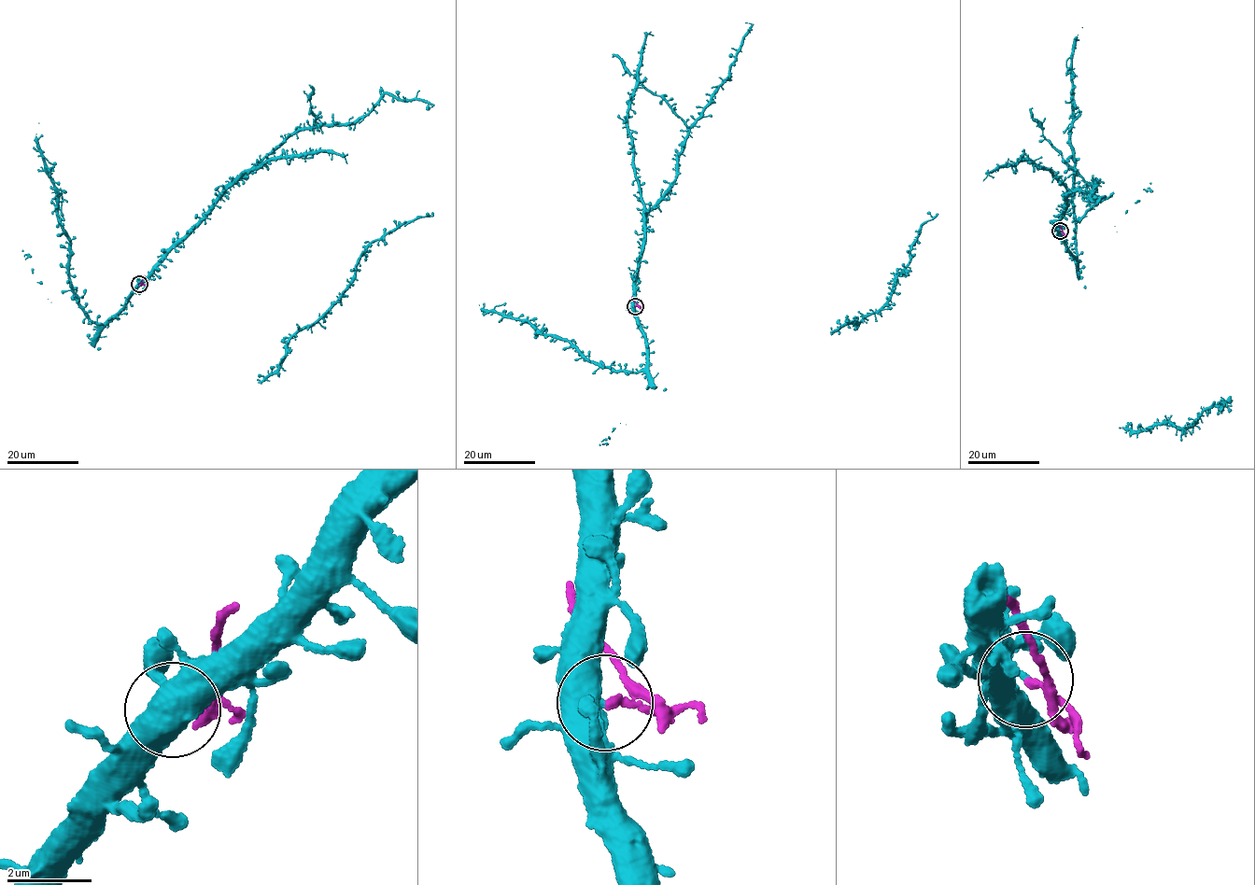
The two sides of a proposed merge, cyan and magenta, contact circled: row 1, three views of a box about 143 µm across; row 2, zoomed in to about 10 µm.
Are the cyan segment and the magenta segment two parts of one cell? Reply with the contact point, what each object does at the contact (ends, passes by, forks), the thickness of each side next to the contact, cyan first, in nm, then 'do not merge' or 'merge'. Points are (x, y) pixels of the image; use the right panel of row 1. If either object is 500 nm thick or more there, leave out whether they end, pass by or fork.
at (1060, 231); cyan passes by; magenta passes by; 360 nm thick on the cyan side, 120 nm on the other; do not merge

